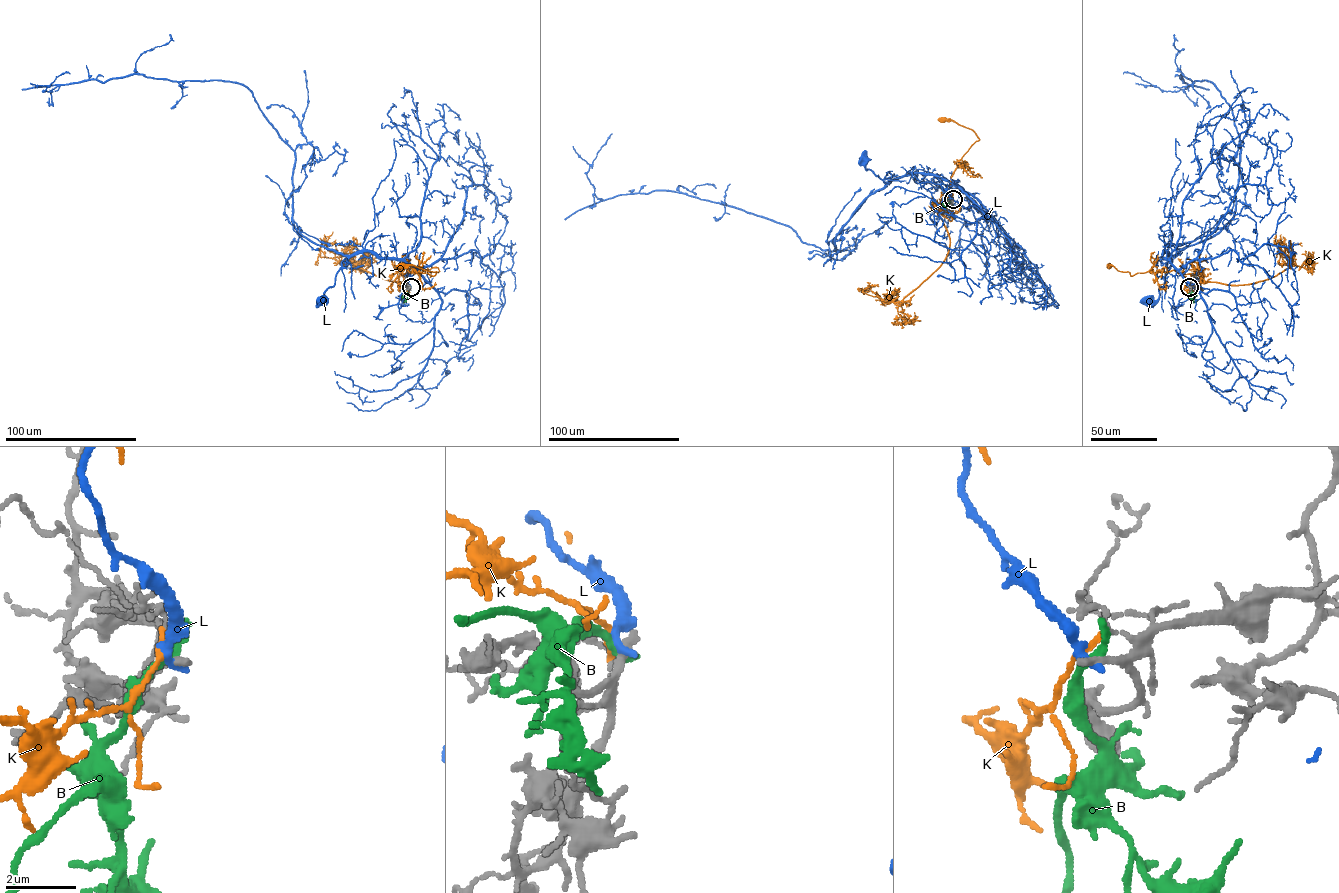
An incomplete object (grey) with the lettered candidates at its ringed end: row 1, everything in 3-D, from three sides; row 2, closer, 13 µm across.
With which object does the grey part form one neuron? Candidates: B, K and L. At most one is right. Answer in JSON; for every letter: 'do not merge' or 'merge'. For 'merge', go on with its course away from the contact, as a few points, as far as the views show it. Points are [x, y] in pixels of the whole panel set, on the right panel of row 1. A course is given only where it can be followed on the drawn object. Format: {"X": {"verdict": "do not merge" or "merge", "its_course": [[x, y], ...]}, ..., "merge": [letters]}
{"B": {"verdict": "do not merge"}, "K": {"verdict": "do not merge"}, "L": {"verdict": "do not merge"}, "merge": []}

